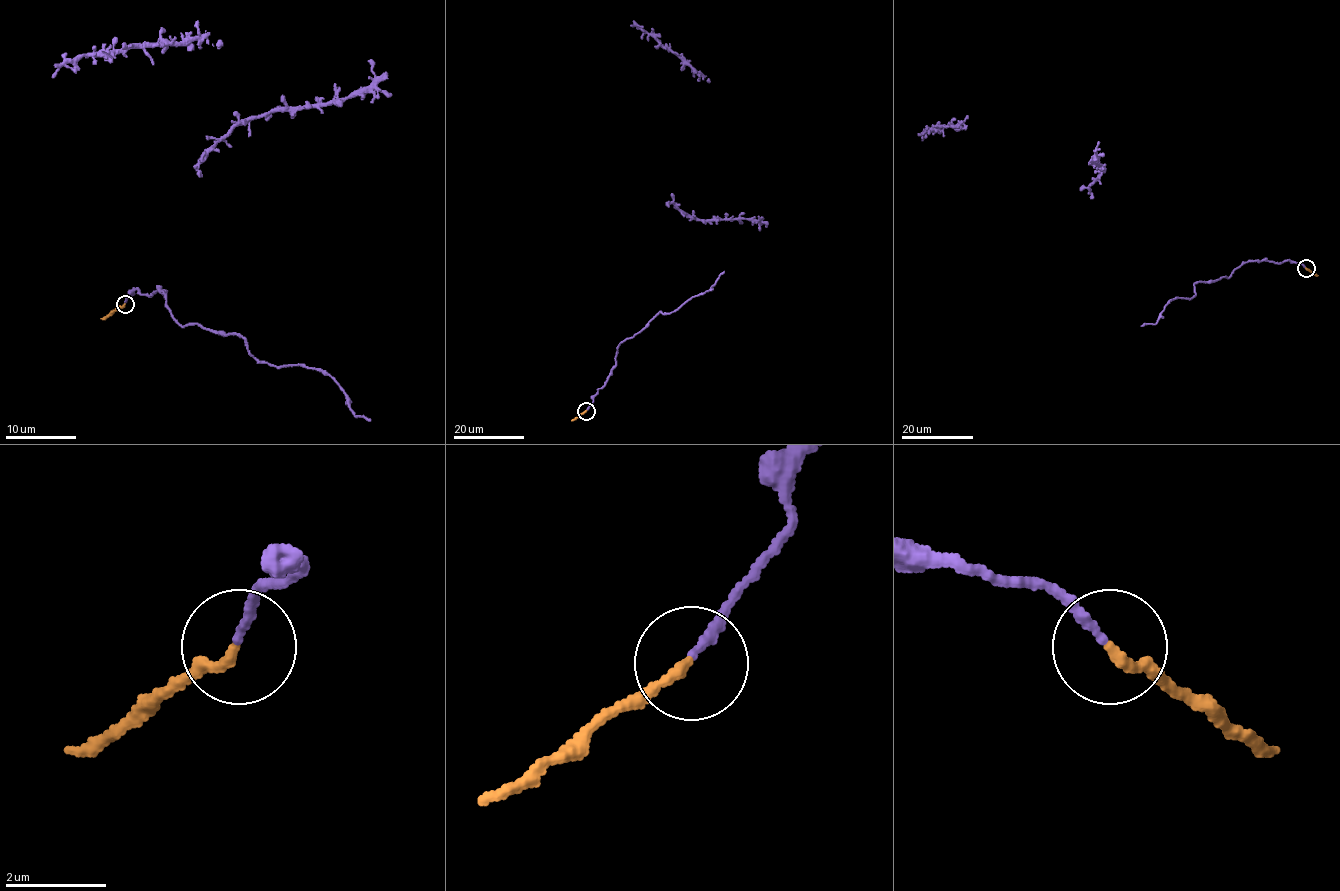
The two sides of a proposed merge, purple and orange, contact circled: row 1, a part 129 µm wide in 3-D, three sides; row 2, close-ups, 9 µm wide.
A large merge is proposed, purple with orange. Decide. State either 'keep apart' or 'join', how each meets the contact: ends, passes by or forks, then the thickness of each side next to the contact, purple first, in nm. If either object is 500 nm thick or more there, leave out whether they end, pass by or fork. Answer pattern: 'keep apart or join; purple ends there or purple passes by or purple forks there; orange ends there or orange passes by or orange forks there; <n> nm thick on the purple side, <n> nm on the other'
keep apart; purple ends there; orange ends there; 170 nm thick on the purple side, 200 nm on the other

